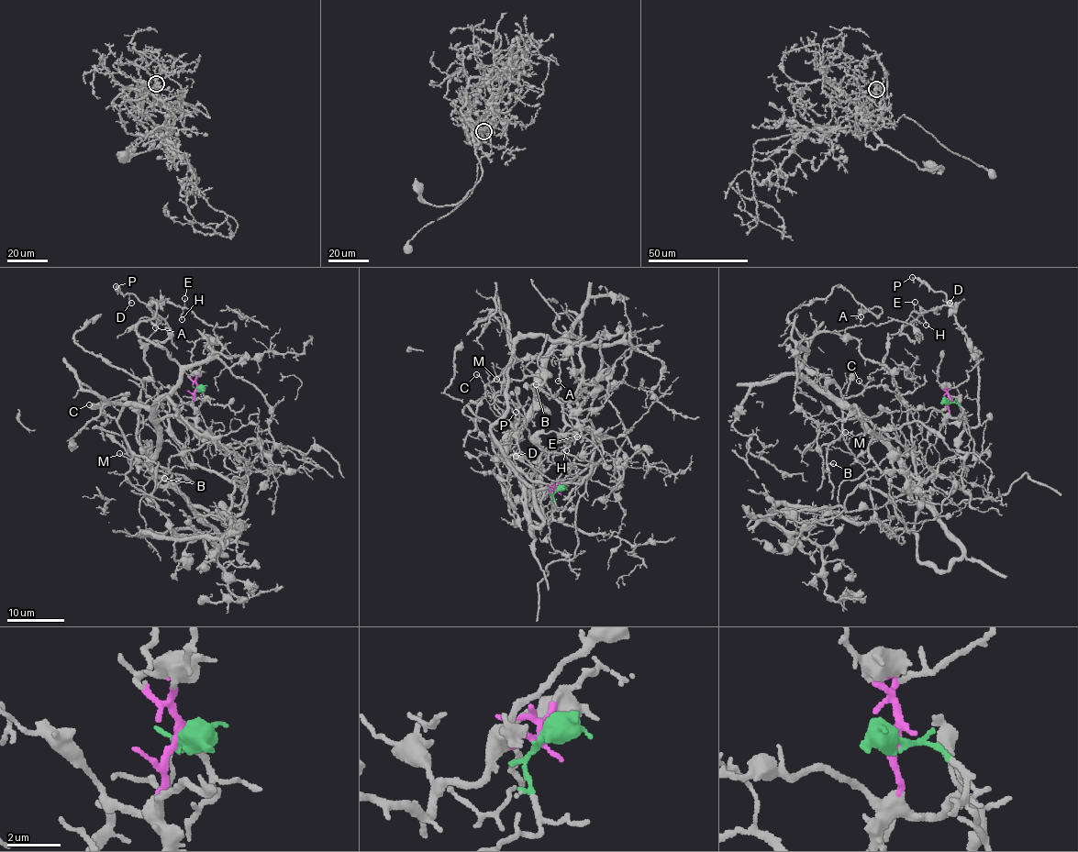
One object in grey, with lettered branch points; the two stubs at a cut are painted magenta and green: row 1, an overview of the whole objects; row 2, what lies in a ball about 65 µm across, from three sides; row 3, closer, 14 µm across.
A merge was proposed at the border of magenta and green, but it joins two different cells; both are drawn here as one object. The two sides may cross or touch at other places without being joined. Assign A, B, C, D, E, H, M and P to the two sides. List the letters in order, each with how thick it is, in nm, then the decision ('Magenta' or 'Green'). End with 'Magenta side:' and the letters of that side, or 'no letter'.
A: Thickness 110 nm. Green
B: Thickness 80 nm. Green
C: Thickness 120 nm. Green
D: Thickness 120 nm. Magenta
E: Thickness 100 nm. Magenta
H: Thickness 120 nm. Magenta
M: Thickness 110 nm. Green
P: Thickness 180 nm. Magenta
Magenta side: D, E, H, P

